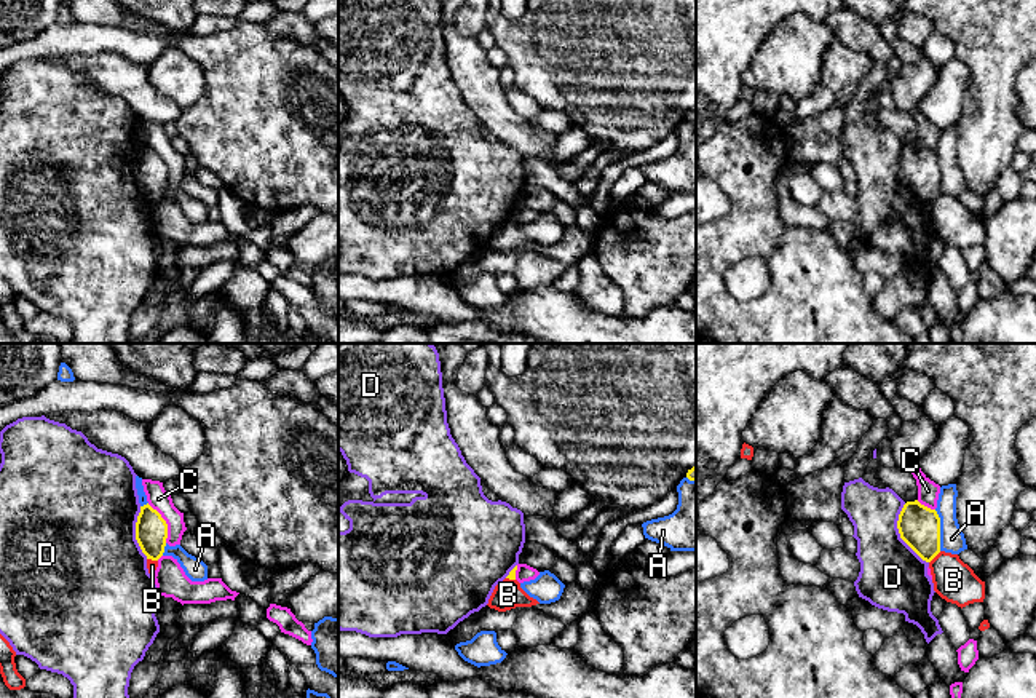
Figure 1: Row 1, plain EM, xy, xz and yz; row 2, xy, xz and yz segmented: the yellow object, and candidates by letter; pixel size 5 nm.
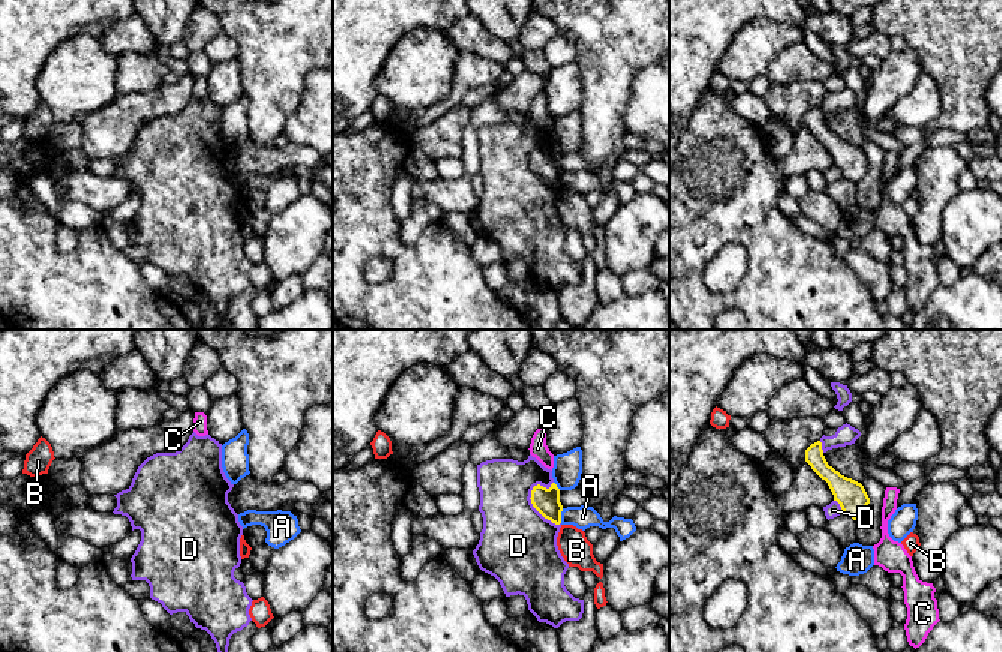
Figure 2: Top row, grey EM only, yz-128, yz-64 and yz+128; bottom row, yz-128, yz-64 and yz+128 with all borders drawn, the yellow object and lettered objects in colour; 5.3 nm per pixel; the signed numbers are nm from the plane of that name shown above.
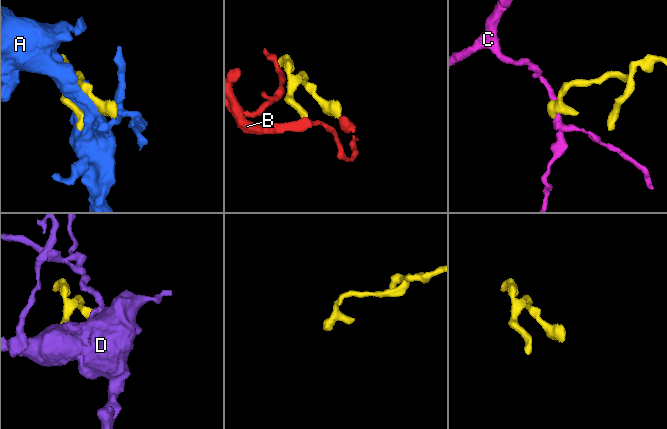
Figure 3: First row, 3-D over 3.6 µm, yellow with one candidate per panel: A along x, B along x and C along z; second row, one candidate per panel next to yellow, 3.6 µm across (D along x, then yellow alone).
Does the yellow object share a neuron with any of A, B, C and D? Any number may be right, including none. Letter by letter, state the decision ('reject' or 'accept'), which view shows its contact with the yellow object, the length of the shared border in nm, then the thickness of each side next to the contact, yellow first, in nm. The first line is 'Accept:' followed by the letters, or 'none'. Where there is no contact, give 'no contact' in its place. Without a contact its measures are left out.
Accept: none
A: reject; meets yellow in yz; contact 220 nm long; 200 nm thick on the yellow side, 130 nm on the other
B: reject; meets yellow in yz; contact 90 nm long; 200 nm thick on the yellow side, 200 nm on the other
C: reject; meets yellow in xy; contact 220 nm long; 160 nm thick on the yellow side, 110 nm on the other
D: reject; meets yellow in yz; contact 320 nm long; 200 nm thick on the yellow side, 340 nm on the other

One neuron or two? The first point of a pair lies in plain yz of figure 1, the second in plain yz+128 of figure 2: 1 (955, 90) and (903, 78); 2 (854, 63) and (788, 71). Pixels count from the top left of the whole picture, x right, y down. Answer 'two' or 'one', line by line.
1: two
2: one

